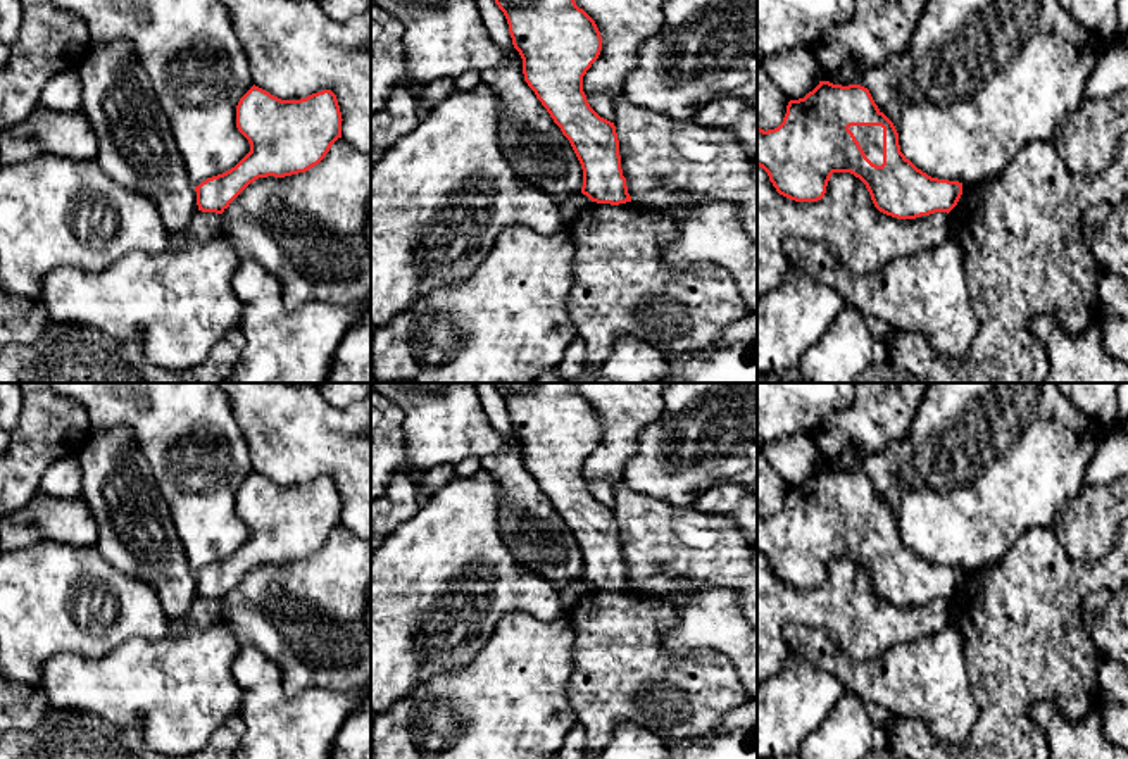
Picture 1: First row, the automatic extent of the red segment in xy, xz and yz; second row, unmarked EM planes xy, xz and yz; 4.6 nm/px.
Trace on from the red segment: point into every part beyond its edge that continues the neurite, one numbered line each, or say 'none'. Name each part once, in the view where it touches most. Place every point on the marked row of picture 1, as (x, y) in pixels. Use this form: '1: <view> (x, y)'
1: yz (870, 138)

